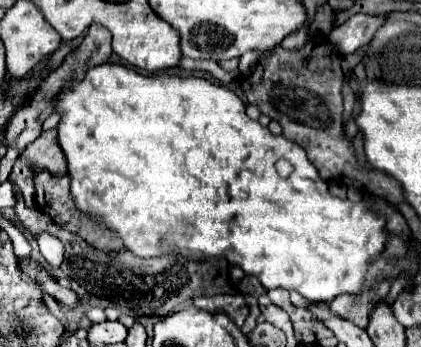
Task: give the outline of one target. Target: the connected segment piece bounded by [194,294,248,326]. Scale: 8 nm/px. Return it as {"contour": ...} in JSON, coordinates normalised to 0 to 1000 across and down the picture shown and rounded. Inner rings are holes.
{"contour":[[[518,847],[499,859],[461,859],[461,882],[499,899],[537,899],[561,922],[561,939],[575,939],[589,911],[589,876],[570,847]]]}

